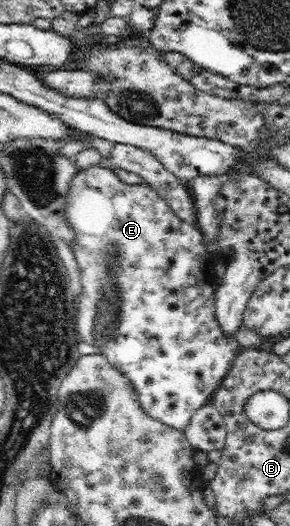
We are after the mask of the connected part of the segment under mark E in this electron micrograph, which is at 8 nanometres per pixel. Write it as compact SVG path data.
M101 165L80 170L74 175L66 195L65 219L68 221L71 230L74 231L73 247L71 249L77 267L80 269L80 282L82 285L81 293L77 297L77 315L75 318L79 340L86 342L86 344L90 342L92 346L96 346L98 352L103 354L114 368L117 368L125 375L135 390L138 403L142 404L142 409L146 412L146 415L162 421L163 424L176 430L186 430L192 416L211 400L214 391L230 370L232 361L241 348L234 336L226 336L222 332L222 327L216 318L215 302L218 280L214 275L215 264L210 260L202 231L176 216L166 200L160 198L160 195L148 183L126 184L120 180L113 169Z

